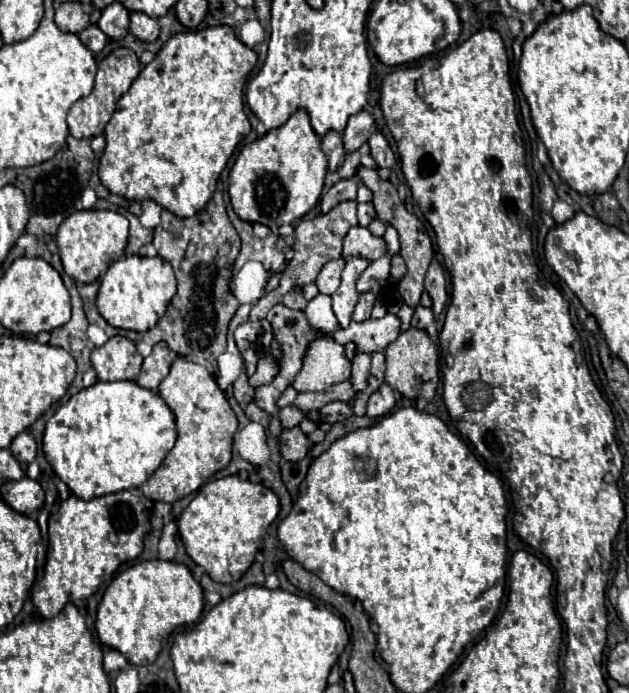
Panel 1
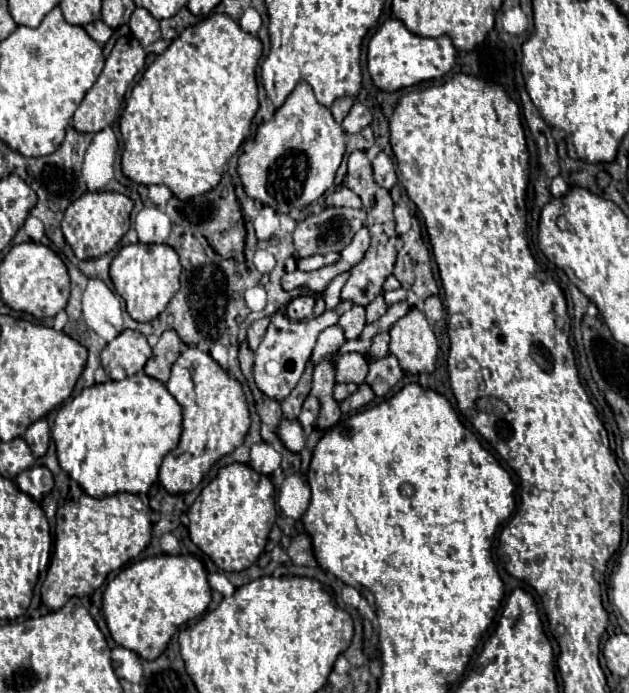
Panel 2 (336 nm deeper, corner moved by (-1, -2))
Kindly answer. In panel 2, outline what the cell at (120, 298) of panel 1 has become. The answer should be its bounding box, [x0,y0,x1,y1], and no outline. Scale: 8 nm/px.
[110,244,180,322]

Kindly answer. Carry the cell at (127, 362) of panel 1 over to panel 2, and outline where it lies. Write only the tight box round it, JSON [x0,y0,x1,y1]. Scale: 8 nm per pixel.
[102,330,152,380]

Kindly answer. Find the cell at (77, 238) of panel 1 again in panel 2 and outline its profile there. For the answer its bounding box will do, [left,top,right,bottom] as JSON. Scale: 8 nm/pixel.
[62,192,134,260]

